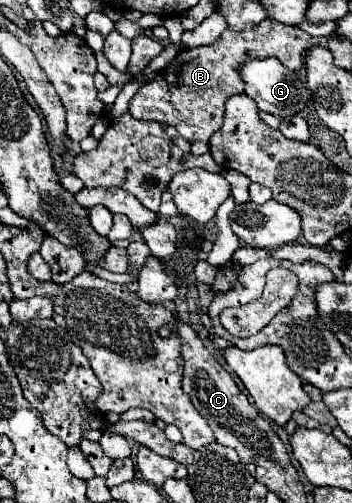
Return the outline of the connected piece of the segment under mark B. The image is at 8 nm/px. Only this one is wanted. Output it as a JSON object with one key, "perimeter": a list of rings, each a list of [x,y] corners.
{"perimeter":[[[272,19],[262,21],[260,25],[242,33],[226,29],[212,45],[184,49],[180,55],[176,55],[176,59],[160,73],[158,79],[138,89],[130,101],[130,113],[136,119],[152,119],[172,125],[186,141],[208,143],[208,139],[222,127],[226,99],[244,91],[244,81],[240,79],[240,65],[244,61],[256,57],[276,57],[288,69],[298,71],[310,45],[312,37],[306,31],[280,25]]]}

